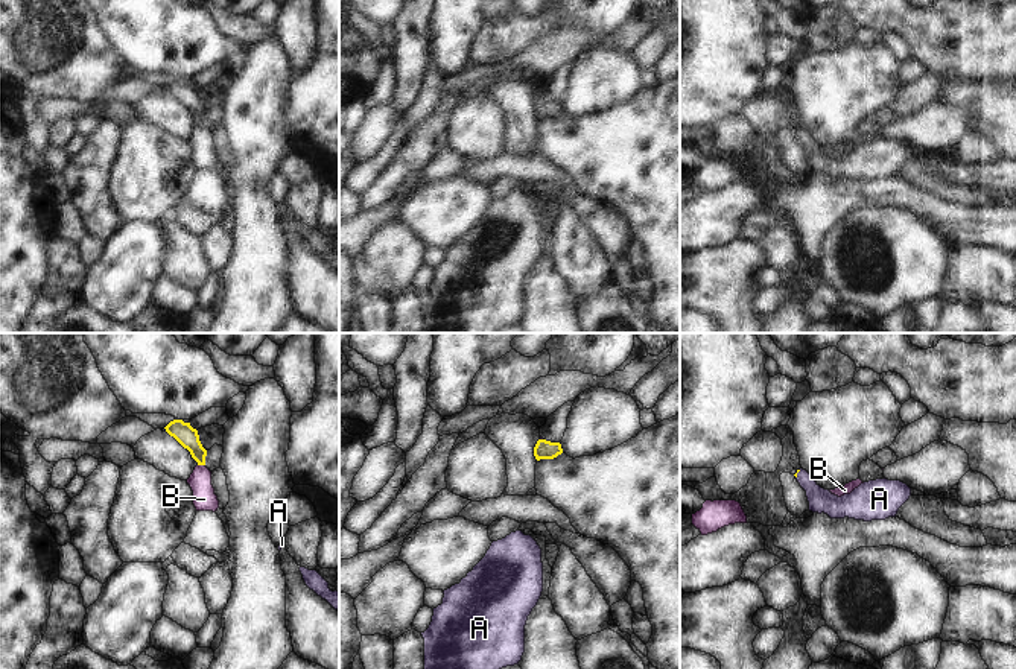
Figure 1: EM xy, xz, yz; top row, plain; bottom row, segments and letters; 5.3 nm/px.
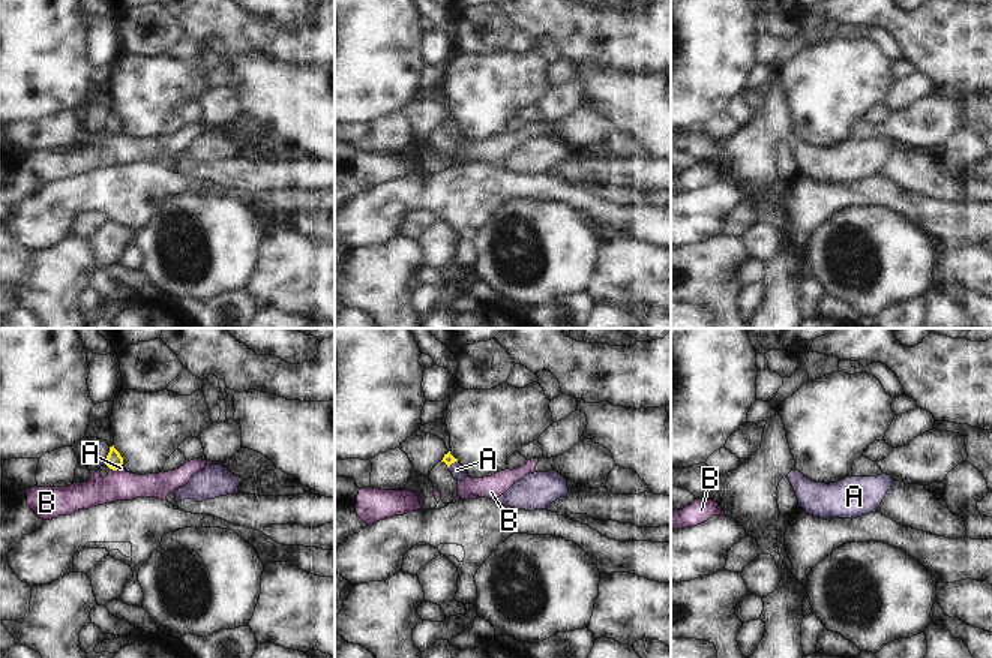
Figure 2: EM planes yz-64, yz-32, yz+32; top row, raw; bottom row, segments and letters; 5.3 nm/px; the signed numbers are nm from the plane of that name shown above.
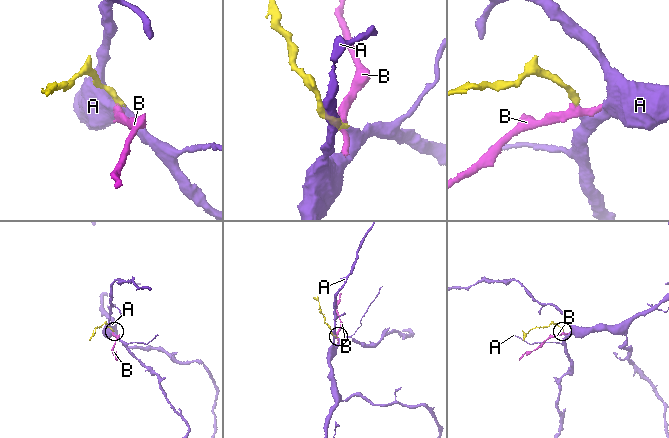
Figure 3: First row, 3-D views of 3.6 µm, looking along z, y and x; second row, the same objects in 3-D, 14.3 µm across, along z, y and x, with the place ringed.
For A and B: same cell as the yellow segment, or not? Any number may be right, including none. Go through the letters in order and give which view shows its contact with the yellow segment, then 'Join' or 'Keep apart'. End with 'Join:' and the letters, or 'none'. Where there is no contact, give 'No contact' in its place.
A: Touches yellow in yz. Join
B: Touches yellow in xy. Keep apart
Join: A

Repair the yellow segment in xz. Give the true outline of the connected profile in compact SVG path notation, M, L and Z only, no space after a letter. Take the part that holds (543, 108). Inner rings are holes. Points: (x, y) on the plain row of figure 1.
M538 99L534 106L534 116L537 120L540 119L554 119L563 113L560 102L551 102L546 99Z

